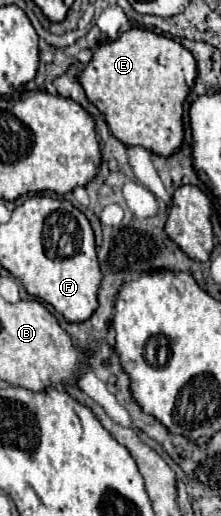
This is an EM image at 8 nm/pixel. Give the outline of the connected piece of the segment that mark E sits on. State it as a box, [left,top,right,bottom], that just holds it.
[79,28,197,156]

